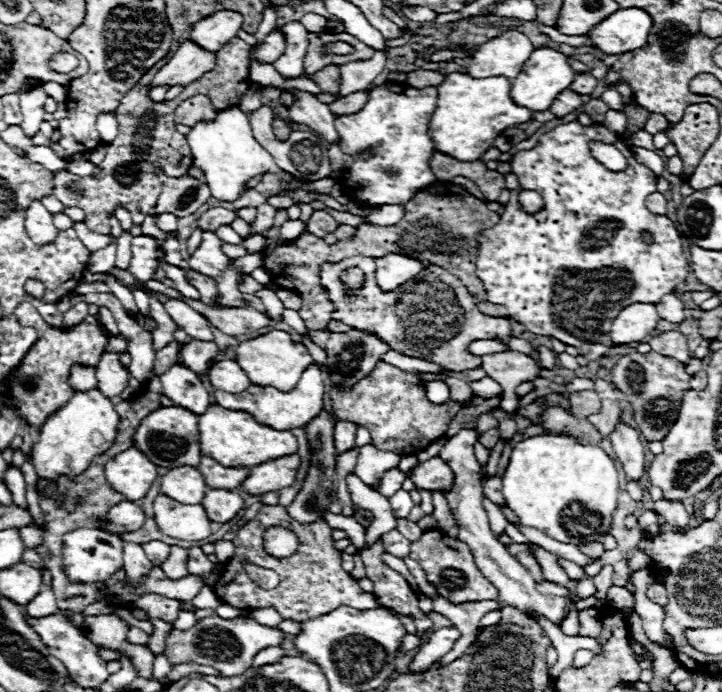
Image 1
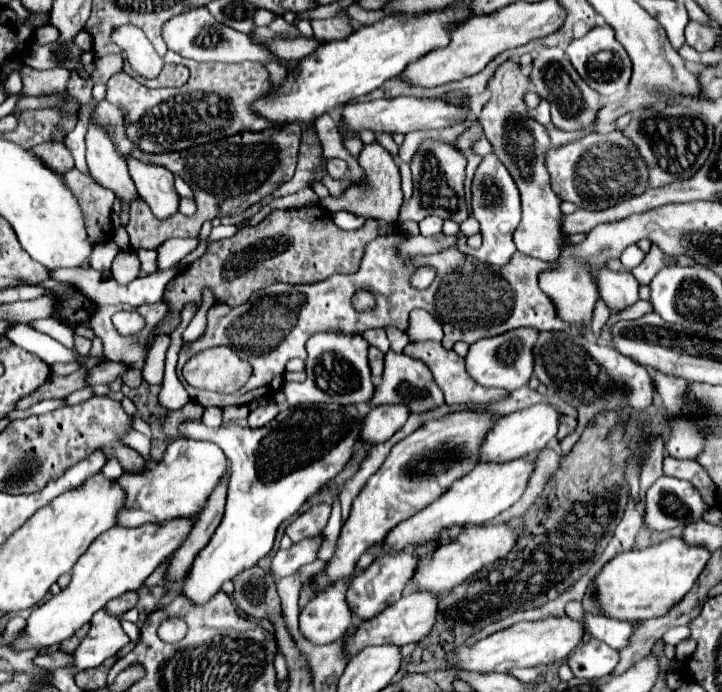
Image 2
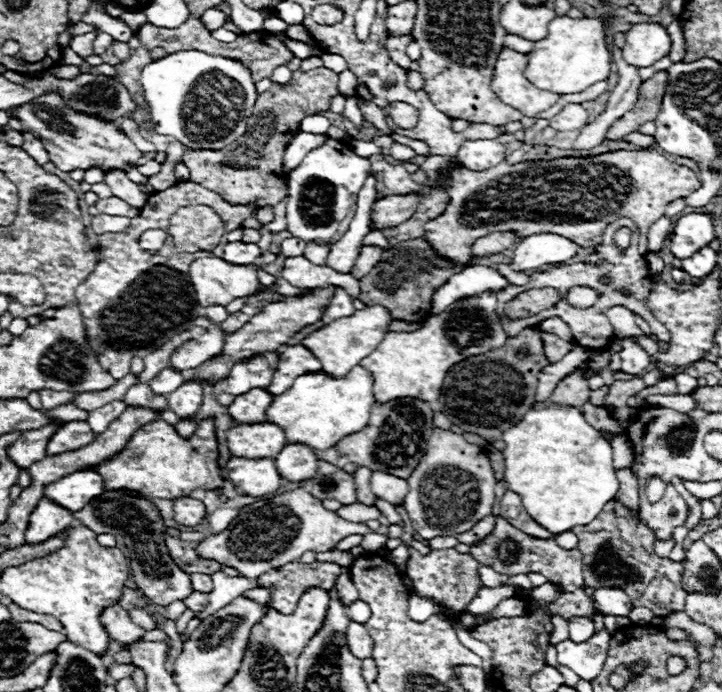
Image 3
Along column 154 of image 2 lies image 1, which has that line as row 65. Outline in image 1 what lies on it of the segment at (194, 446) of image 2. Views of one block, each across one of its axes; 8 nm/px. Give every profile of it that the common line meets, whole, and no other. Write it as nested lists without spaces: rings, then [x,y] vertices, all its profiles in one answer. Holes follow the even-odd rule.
[[[510,30],[476,46],[474,56],[466,66],[466,72],[474,78],[504,76],[512,80],[520,74],[532,50],[532,42],[522,32]]]

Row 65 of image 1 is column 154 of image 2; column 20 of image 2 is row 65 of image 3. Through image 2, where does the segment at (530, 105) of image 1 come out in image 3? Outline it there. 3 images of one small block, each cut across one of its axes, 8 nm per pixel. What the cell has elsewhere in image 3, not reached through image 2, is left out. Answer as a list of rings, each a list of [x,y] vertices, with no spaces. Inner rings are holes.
[[[636,24],[626,32],[622,56],[628,64],[644,68],[670,52],[670,36],[660,24]]]

